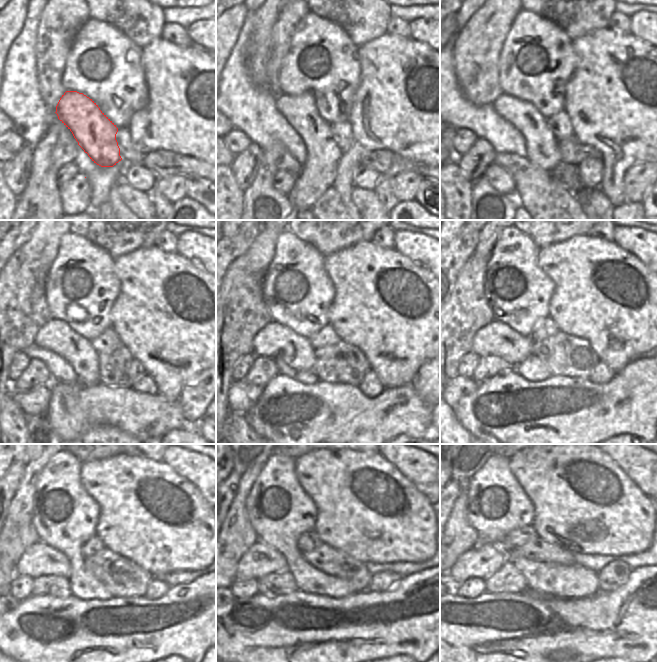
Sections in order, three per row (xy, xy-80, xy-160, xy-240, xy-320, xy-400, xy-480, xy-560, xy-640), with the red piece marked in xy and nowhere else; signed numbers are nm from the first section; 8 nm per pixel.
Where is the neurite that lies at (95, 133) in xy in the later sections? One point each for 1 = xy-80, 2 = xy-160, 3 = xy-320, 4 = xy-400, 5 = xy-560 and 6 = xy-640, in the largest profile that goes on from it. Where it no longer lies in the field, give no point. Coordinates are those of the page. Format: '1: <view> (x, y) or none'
1: xy-80 (322, 154)
2: xy-160 (542, 150)
3: xy-320 (276, 341)
4: xy-400 (496, 338)
5: xy-560 (260, 560)
6: xy-640 (481, 562)

